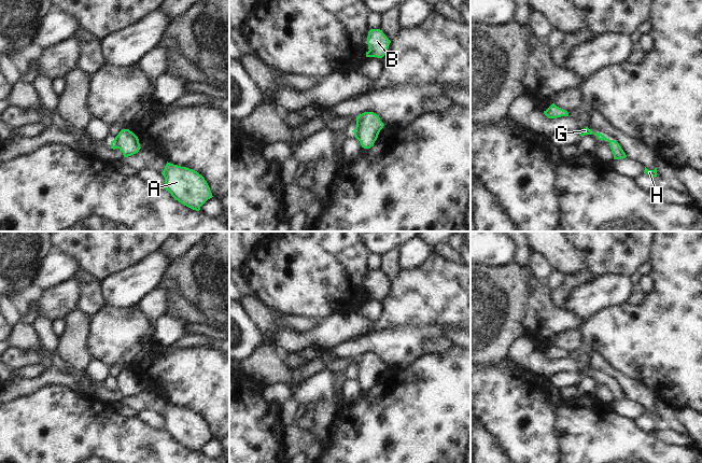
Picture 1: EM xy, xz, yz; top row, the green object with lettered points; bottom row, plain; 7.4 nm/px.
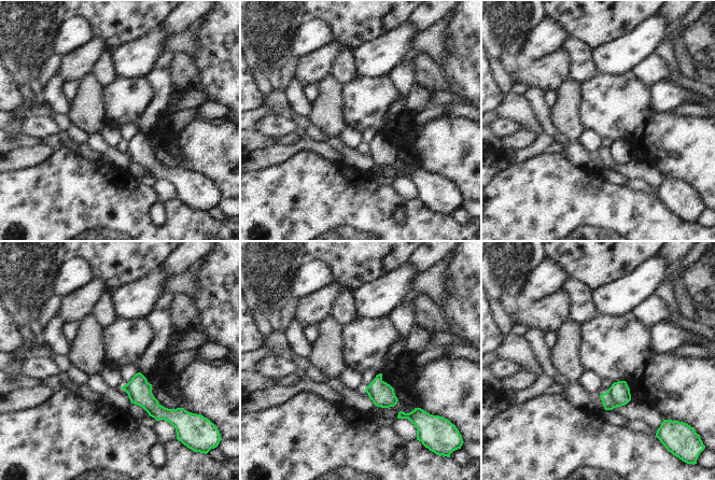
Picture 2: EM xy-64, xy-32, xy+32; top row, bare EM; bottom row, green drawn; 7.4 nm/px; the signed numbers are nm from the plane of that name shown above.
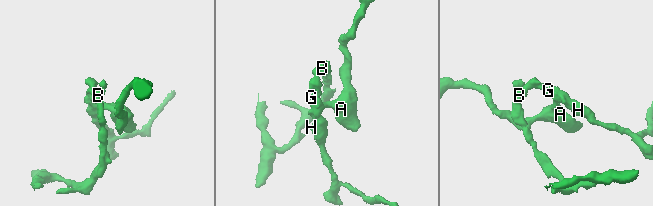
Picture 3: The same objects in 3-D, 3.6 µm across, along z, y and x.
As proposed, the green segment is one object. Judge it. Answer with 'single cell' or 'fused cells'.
fused cells

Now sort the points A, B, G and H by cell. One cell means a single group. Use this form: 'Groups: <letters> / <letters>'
Groups: A / B G H.

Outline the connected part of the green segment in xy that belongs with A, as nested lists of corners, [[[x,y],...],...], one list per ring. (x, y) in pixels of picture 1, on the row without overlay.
[[[167,403],[162,416],[165,419],[164,430],[184,447],[199,452],[212,434],[205,419],[197,412]]]

